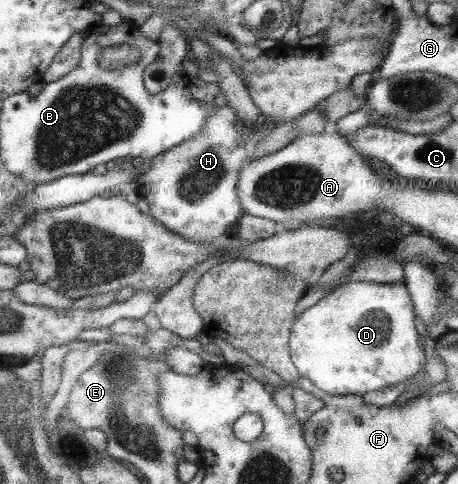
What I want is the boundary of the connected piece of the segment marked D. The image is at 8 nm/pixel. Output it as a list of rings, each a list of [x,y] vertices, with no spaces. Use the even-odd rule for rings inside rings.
[[[361,281],[347,282],[347,284],[337,285],[333,290],[317,300],[313,306],[307,307],[307,309],[301,311],[297,317],[294,317],[287,341],[289,356],[293,366],[295,366],[299,374],[299,377],[306,378],[311,384],[315,385],[315,388],[325,392],[325,394],[339,396],[355,395],[361,397],[367,391],[381,389],[381,387],[385,386],[397,385],[401,383],[401,381],[409,379],[411,375],[415,374],[415,371],[419,371],[419,369],[425,367],[425,354],[423,354],[421,344],[423,334],[415,318],[413,306],[404,283],[376,283]]]

